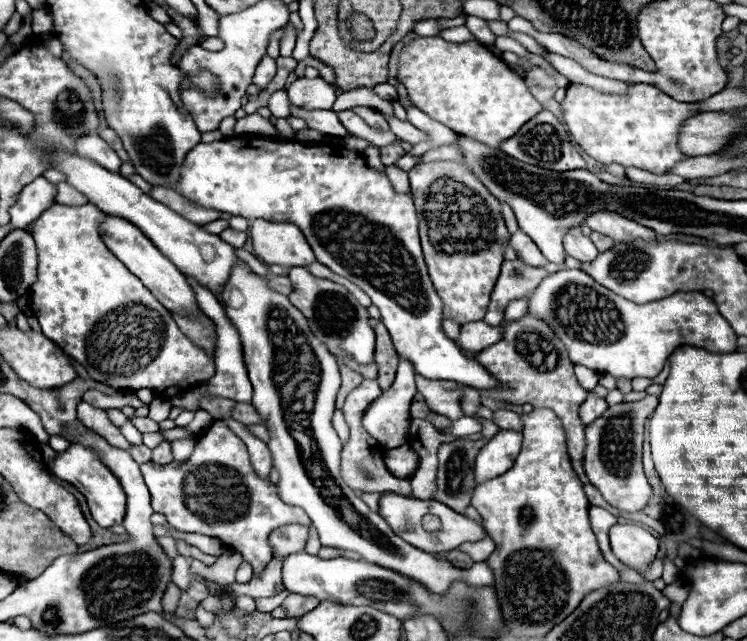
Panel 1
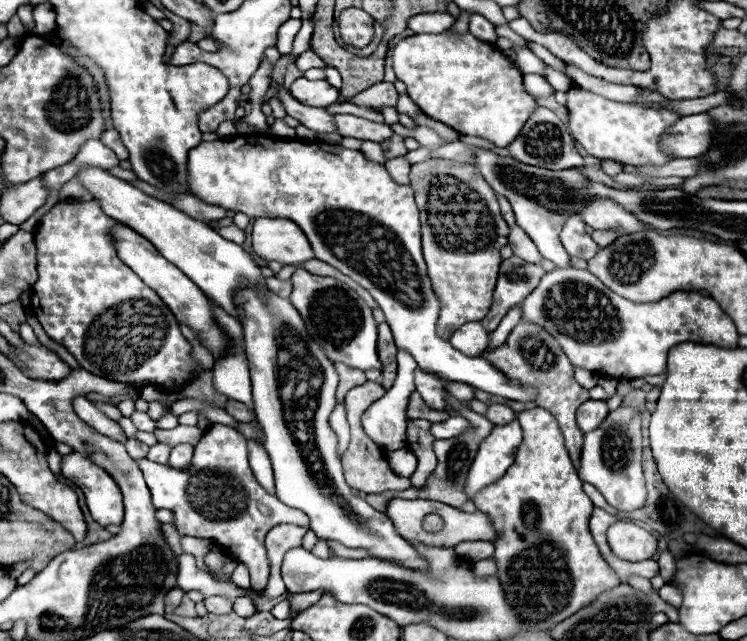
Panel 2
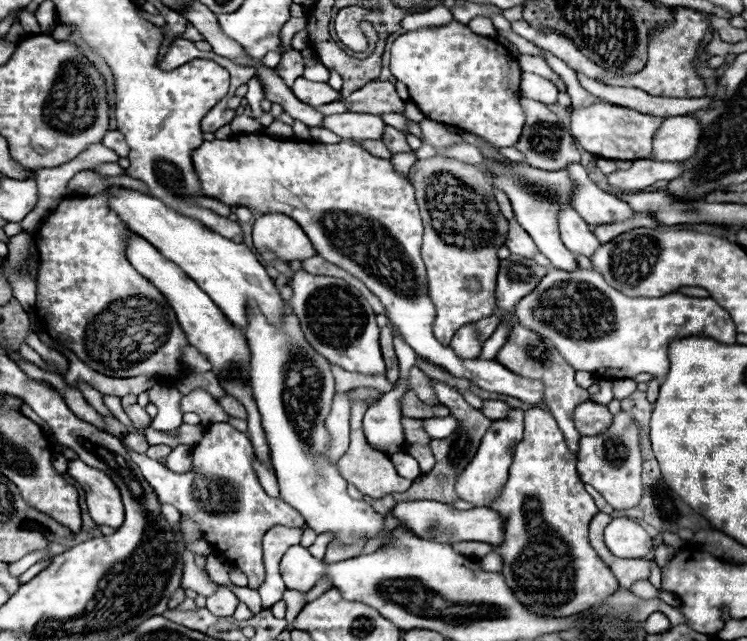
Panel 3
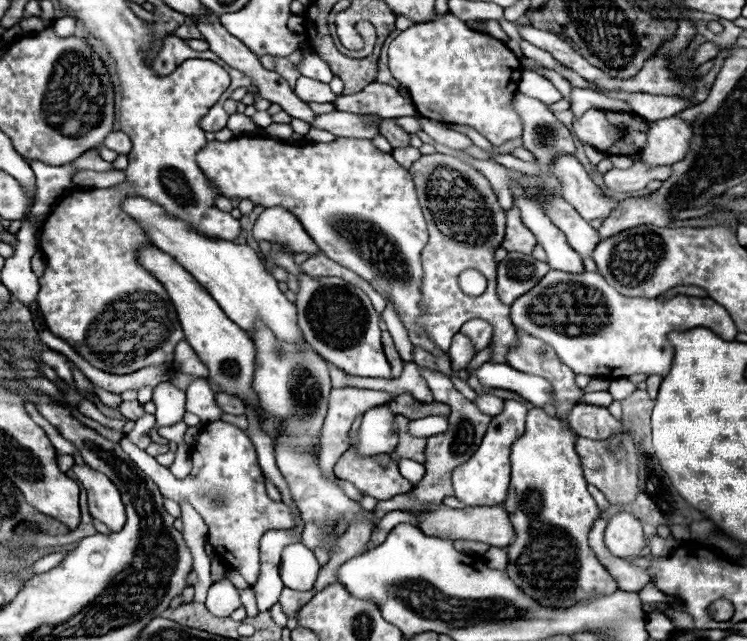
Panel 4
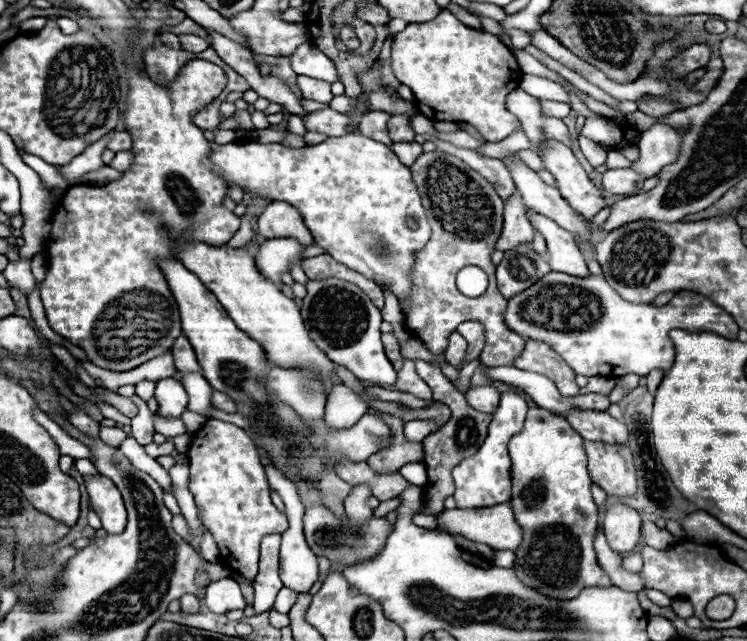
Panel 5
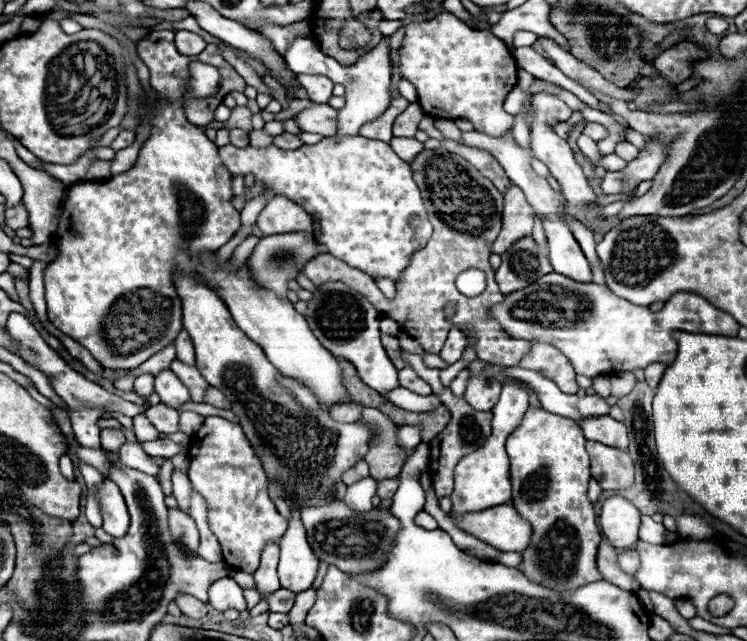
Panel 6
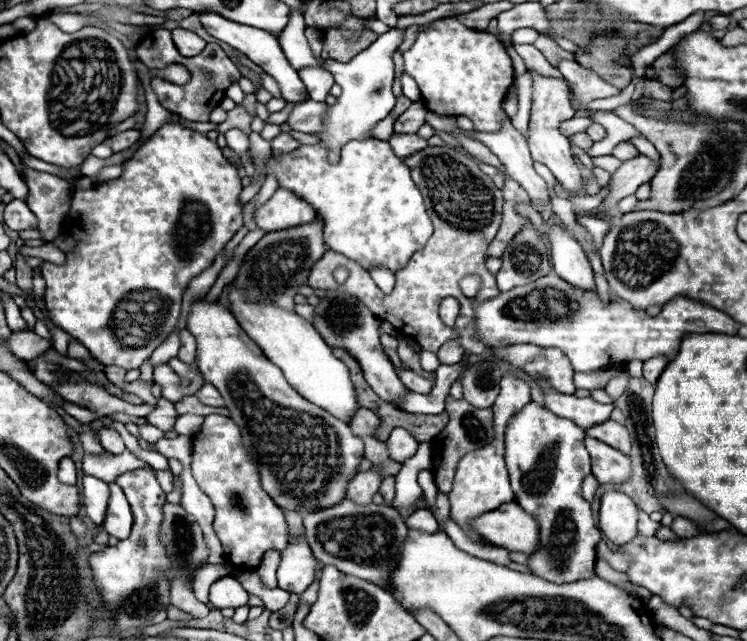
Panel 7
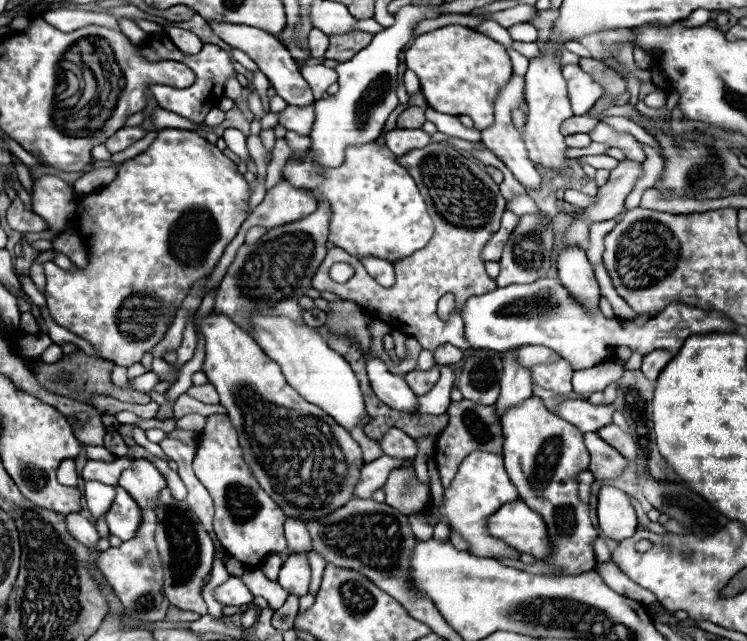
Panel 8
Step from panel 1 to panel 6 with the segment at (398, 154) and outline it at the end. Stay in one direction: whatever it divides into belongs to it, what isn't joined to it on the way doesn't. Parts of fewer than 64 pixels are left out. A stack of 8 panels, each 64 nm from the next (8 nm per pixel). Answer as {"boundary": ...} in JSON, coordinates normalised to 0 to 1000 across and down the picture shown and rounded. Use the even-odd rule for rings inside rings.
{"boundary":[[[560,159],[549,161],[548,165],[527,187],[527,212],[533,215],[554,215],[560,203],[560,190],[568,181],[568,175]]]}

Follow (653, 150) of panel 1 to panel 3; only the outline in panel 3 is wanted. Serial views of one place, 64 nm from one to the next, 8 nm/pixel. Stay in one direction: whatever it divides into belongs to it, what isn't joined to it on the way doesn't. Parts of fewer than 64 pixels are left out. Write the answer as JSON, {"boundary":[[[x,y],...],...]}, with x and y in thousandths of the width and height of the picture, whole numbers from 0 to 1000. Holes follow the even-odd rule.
{"boundary":[[[806,156],[795,159],[784,168],[767,172],[762,203],[775,225],[795,243],[851,253],[851,250],[867,250],[873,243],[873,215],[889,187],[892,187],[889,181],[884,184],[884,181],[859,178],[854,172],[838,168],[838,165],[825,165],[825,162]]]}

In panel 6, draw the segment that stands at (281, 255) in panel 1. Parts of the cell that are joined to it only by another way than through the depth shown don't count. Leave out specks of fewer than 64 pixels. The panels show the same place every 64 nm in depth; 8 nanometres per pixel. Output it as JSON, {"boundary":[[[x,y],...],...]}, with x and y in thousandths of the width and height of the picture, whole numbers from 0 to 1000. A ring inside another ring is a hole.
{"boundary":[[[367,306],[348,331],[343,349],[353,368],[386,362],[410,362],[412,368],[418,368],[415,337],[407,331],[407,324],[380,306]]]}

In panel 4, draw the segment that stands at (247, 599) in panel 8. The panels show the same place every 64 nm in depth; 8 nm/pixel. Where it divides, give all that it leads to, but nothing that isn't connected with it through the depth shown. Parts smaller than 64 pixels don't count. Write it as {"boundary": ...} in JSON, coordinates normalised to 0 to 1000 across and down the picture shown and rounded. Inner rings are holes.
{"boundary":[[[297,905],[297,908],[289,908],[281,914],[276,949],[286,961],[308,961],[321,945],[324,945],[324,939],[321,939],[319,920],[305,905]]]}

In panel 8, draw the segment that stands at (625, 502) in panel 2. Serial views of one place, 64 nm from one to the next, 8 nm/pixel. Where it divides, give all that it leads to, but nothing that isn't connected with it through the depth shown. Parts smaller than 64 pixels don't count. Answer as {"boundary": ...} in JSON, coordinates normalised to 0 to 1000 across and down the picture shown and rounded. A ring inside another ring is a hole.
{"boundary":[[[782,677],[782,690],[793,715],[787,733],[795,739],[798,749],[822,749],[833,743],[841,718],[827,702],[803,686],[798,677]]]}

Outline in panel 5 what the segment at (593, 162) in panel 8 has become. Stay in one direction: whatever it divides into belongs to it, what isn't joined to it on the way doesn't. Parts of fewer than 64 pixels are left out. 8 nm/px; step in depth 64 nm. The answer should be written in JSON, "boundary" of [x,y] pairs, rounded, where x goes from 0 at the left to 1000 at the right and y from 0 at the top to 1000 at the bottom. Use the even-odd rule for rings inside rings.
{"boundary":[[[822,234],[814,237],[814,250],[811,250],[811,259],[814,262],[841,262],[843,256],[846,253],[838,243],[833,243],[830,237],[822,237]]]}

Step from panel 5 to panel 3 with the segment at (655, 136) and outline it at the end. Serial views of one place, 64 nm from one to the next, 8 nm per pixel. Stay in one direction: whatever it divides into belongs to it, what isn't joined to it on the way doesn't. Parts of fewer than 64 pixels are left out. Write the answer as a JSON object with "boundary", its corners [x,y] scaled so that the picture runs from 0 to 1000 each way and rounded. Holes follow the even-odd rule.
{"boundary":[[[929,181],[894,184],[876,215],[876,246],[881,253],[916,253],[932,240],[940,193]]]}

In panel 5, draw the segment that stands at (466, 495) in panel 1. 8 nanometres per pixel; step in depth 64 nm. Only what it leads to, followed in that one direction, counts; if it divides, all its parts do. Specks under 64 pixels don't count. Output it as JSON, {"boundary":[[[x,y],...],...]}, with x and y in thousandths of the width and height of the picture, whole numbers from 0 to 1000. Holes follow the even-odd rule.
{"boundary":[[[557,562],[557,577],[565,587],[565,593],[578,605],[581,621],[592,630],[600,630],[600,637],[605,640],[605,652],[581,677],[568,683],[568,724],[573,730],[573,758],[568,758],[568,786],[562,802],[586,802],[594,796],[594,777],[608,771],[608,752],[605,752],[605,730],[610,724],[616,724],[621,715],[637,708],[637,702],[643,699],[643,693],[648,690],[651,677],[653,677],[653,661],[659,655],[659,646],[648,646],[648,643],[637,643],[621,621],[621,615],[616,615],[602,596],[600,590],[592,583],[589,574],[581,574],[578,568],[568,565],[568,562]],[[525,777],[525,780],[514,780],[514,783],[509,783],[509,789],[501,796],[501,805],[503,808],[511,808],[511,805],[517,805],[519,799],[525,799],[525,796],[530,796],[533,789],[535,789],[535,777]]]}

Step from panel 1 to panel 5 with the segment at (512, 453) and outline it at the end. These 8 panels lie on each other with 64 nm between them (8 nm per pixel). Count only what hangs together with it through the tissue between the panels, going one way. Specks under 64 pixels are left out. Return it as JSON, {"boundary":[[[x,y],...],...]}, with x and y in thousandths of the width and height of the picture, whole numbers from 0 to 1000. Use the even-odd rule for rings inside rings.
{"boundary":[[[677,612],[672,615],[669,633],[653,665],[653,680],[643,702],[629,711],[627,718],[618,718],[608,733],[605,746],[610,755],[608,780],[613,793],[648,793],[648,789],[664,789],[677,786],[683,780],[683,711],[680,711],[680,690],[685,680],[691,680],[701,668],[707,630],[699,612]]]}

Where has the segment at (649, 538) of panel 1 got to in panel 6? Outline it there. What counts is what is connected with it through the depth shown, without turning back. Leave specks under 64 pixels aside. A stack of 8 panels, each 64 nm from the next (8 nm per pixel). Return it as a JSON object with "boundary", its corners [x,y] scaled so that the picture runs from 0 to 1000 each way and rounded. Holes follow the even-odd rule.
{"boundary":[[[819,774],[806,789],[803,821],[822,855],[843,858],[854,846],[857,799],[833,774]]]}

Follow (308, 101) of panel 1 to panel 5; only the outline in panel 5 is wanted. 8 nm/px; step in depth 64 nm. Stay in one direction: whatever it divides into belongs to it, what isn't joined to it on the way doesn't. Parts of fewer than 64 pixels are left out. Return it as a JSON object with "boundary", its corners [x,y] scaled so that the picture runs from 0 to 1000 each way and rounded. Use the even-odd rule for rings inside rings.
{"boundary":[[[399,119],[398,131],[407,154],[434,162],[439,162],[444,156],[444,144],[442,144],[442,131],[439,128],[420,125],[420,122],[412,122],[412,119]]]}

